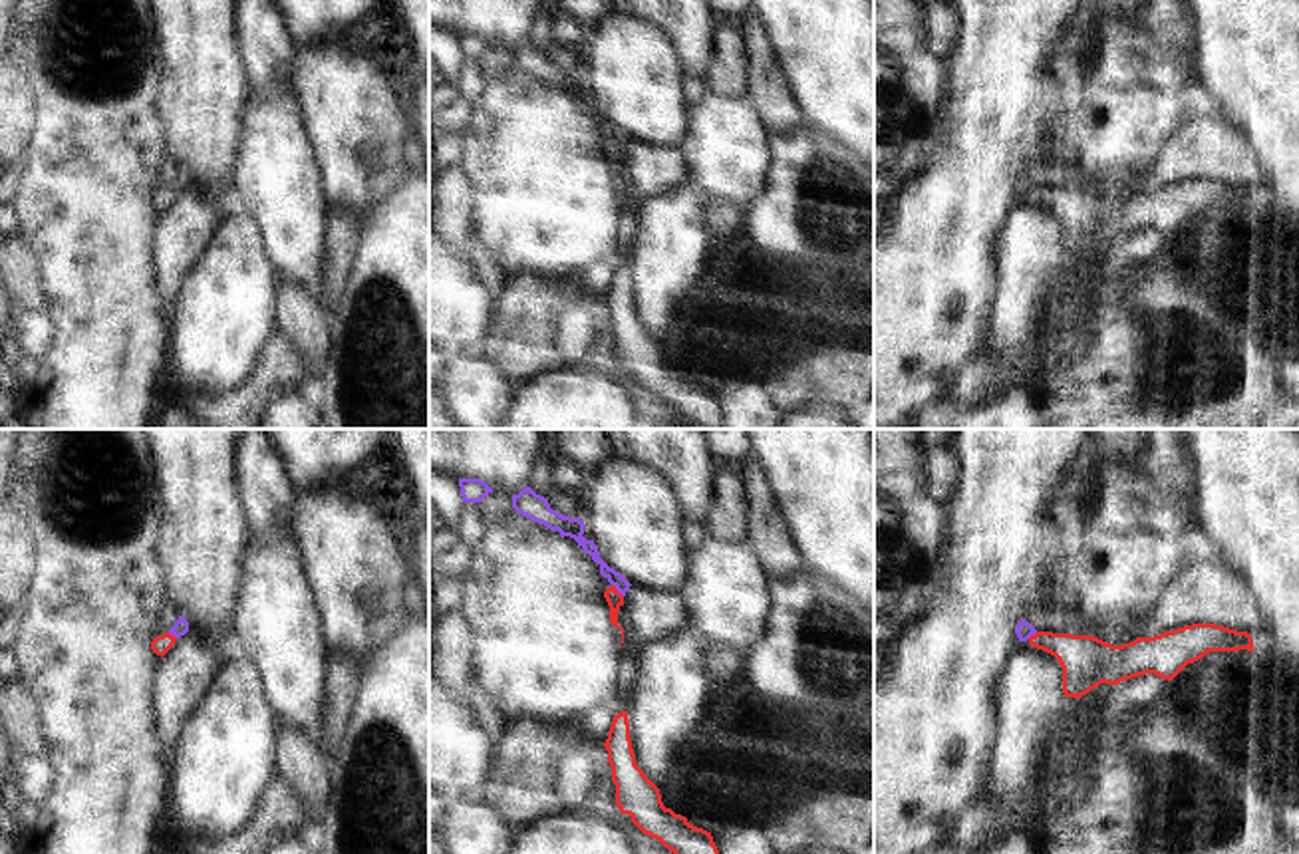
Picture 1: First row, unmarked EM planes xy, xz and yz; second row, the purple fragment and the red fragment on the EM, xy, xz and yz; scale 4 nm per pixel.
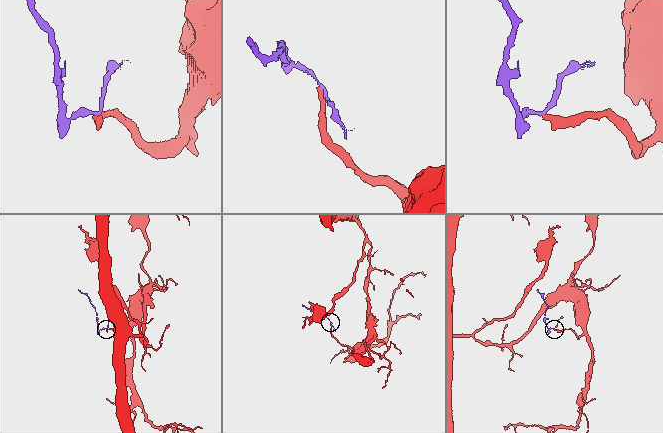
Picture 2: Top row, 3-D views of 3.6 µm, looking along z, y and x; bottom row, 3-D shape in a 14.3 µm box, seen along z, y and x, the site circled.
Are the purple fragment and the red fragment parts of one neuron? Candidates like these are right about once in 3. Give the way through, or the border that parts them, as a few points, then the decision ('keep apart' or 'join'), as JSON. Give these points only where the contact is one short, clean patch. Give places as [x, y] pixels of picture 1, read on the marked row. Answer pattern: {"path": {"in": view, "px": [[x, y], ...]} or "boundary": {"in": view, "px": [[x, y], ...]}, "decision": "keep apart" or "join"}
{"boundary": {"in": "xz", "px": [[612, 584], [622, 596]]}, "decision": "keep apart"}

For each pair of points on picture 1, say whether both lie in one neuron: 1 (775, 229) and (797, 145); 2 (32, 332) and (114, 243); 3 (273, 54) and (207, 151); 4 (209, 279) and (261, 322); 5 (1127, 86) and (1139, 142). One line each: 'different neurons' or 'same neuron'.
1: same neuron
2: different neurons
3: different neurons
4: same neuron
5: same neuron

